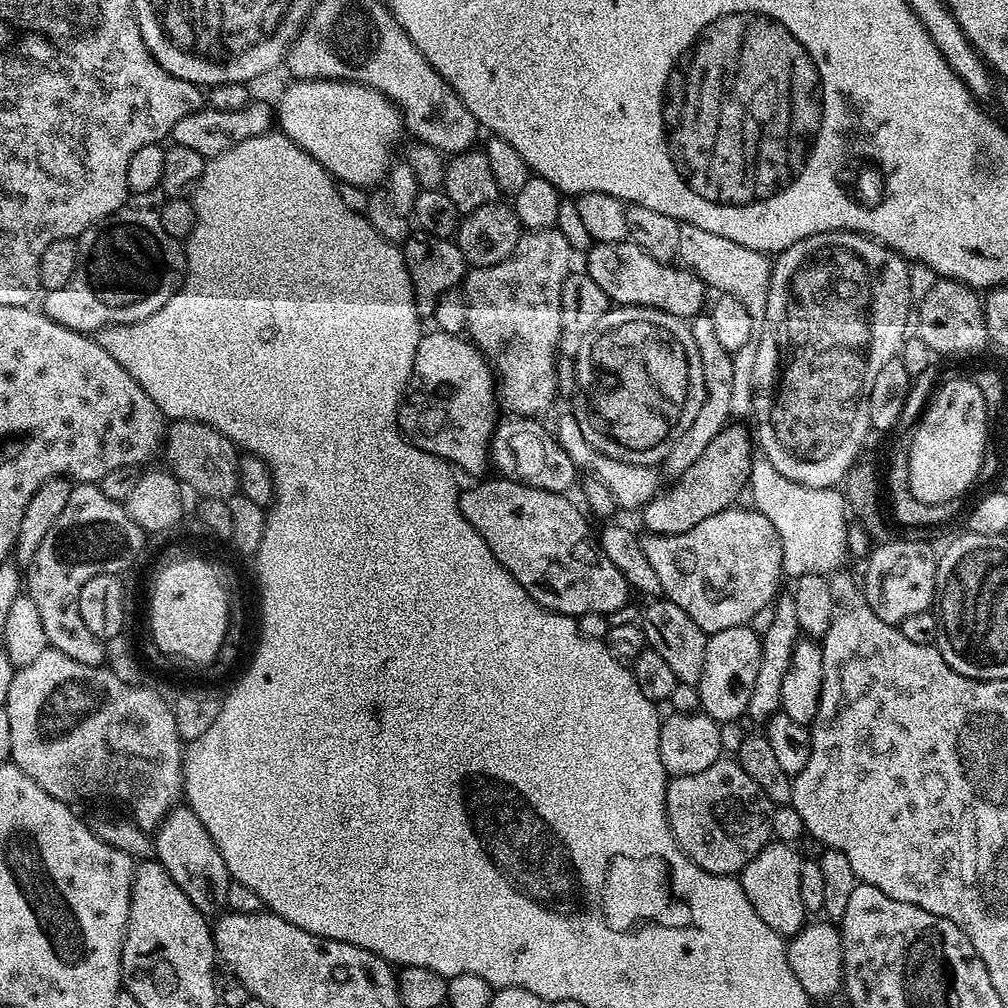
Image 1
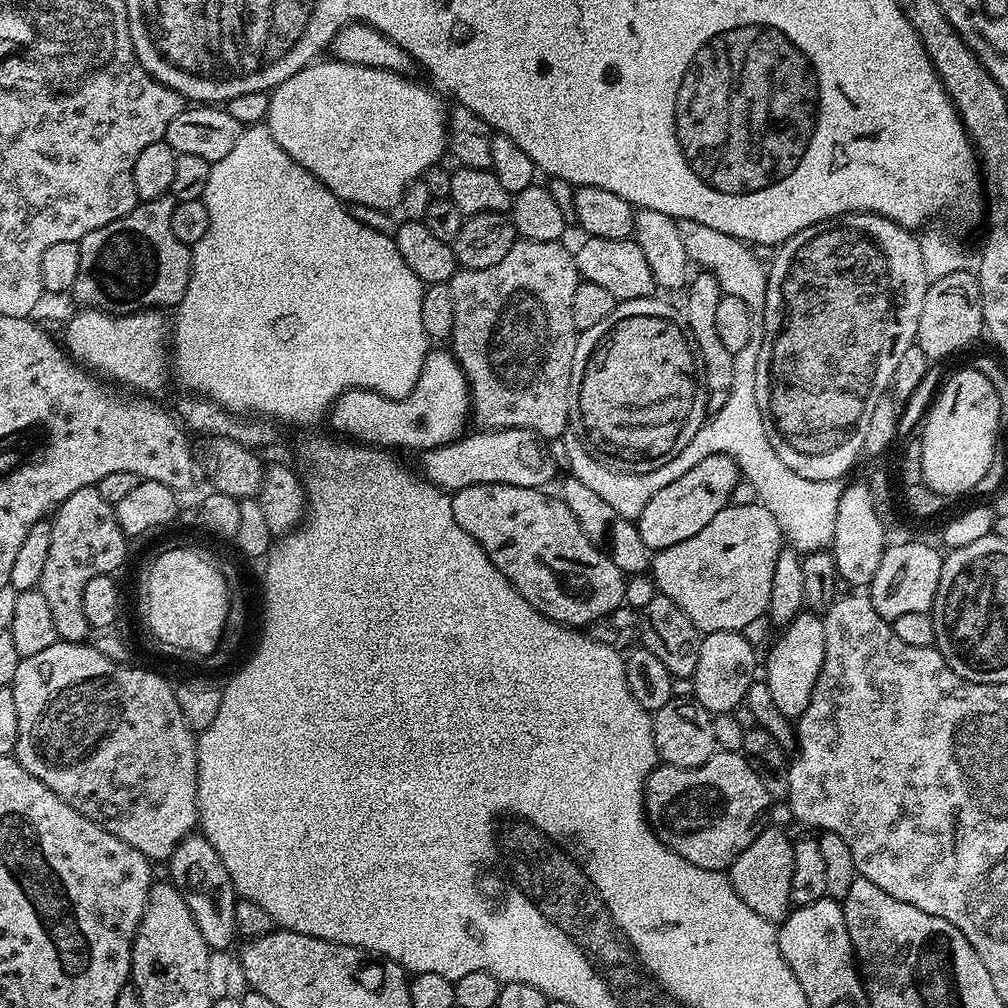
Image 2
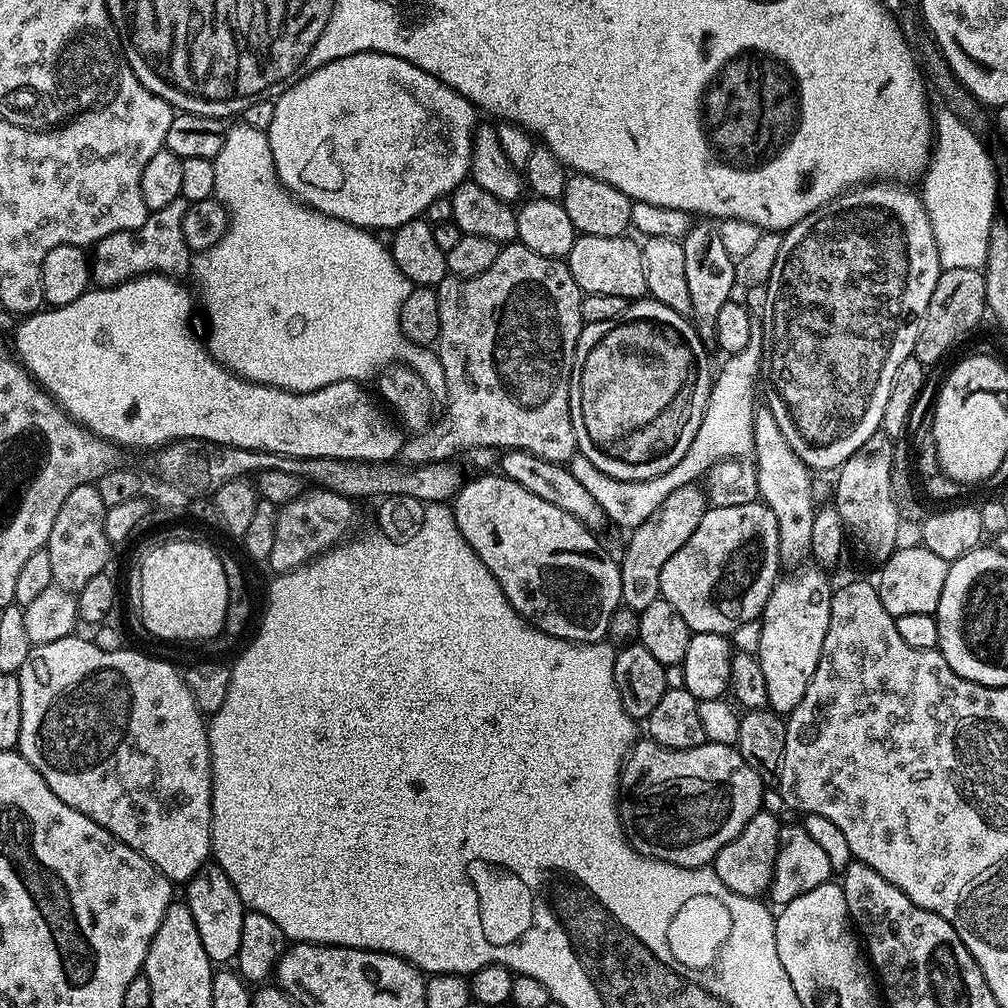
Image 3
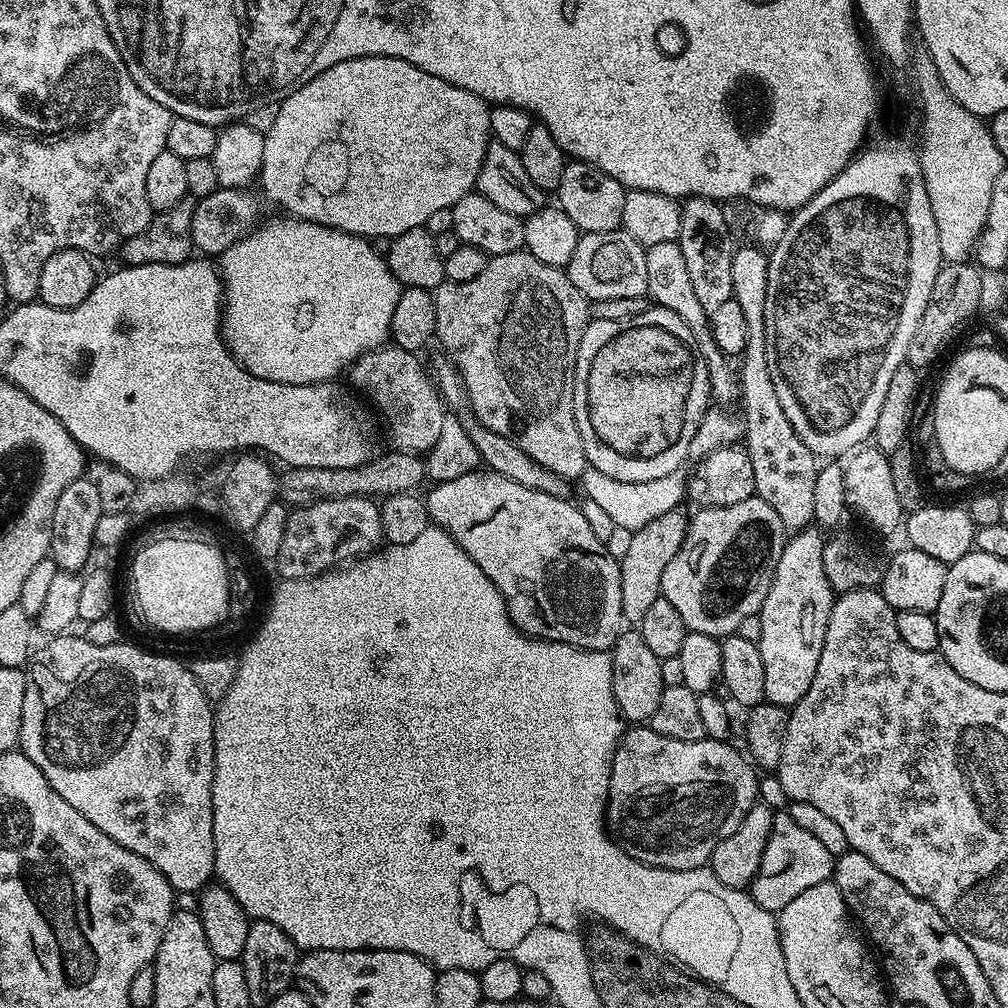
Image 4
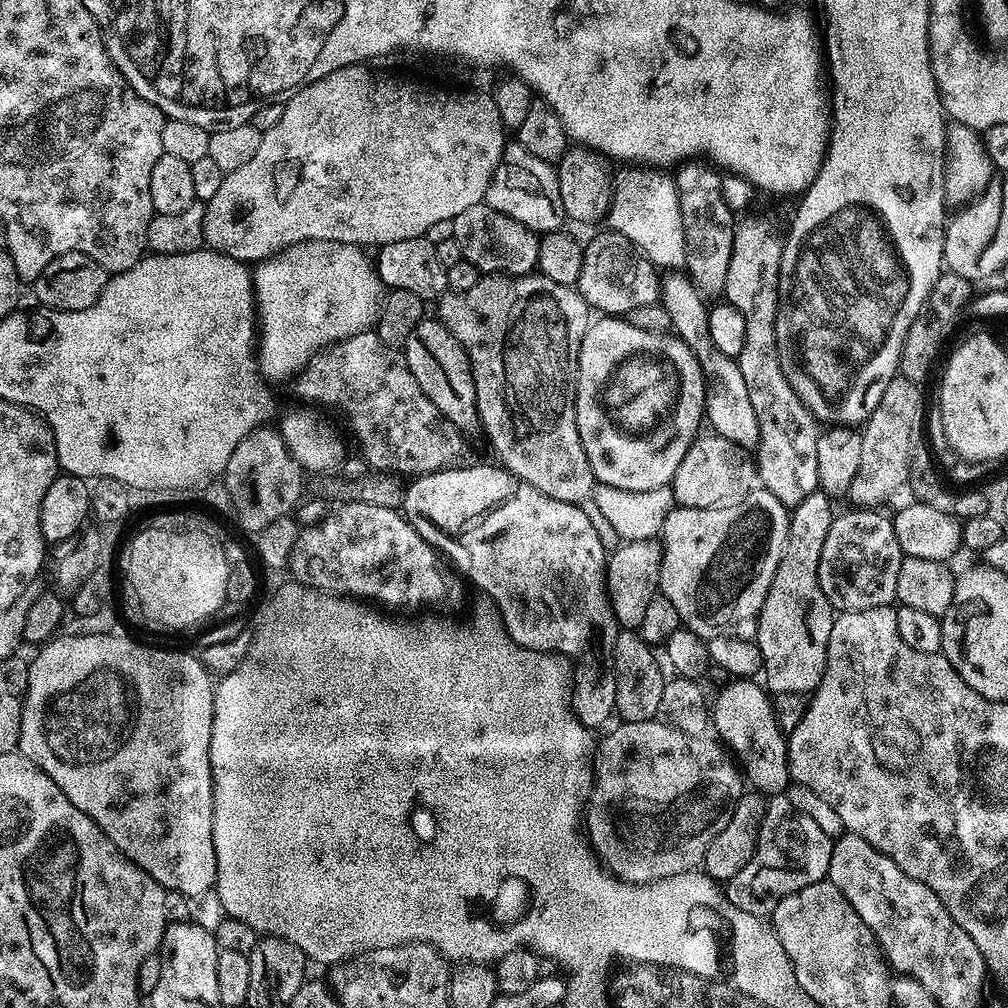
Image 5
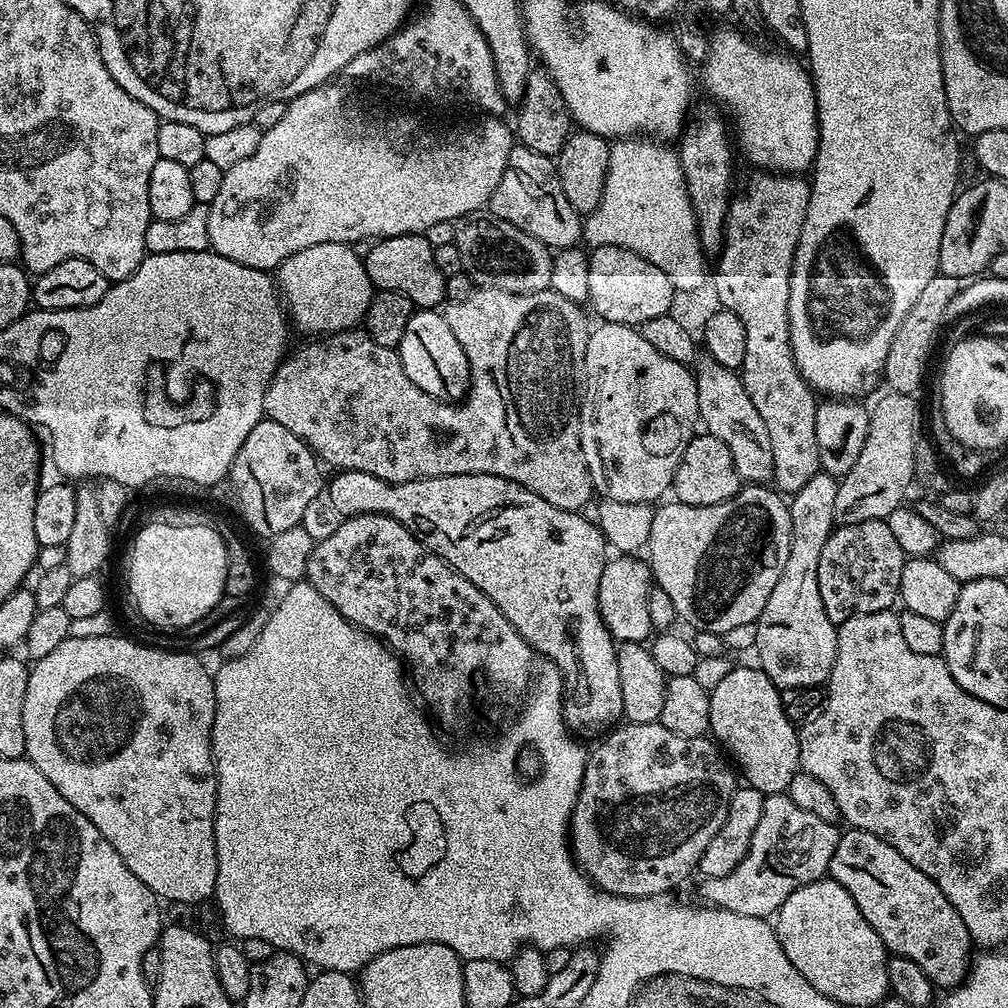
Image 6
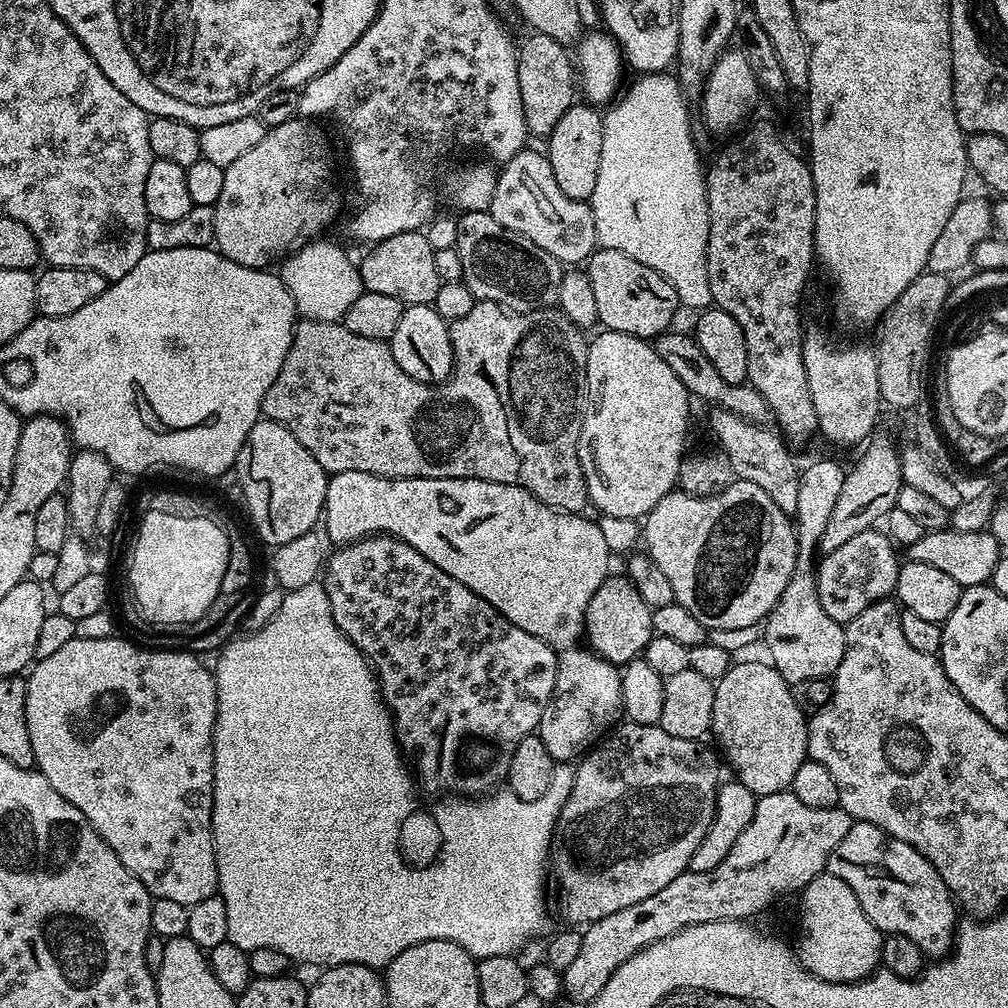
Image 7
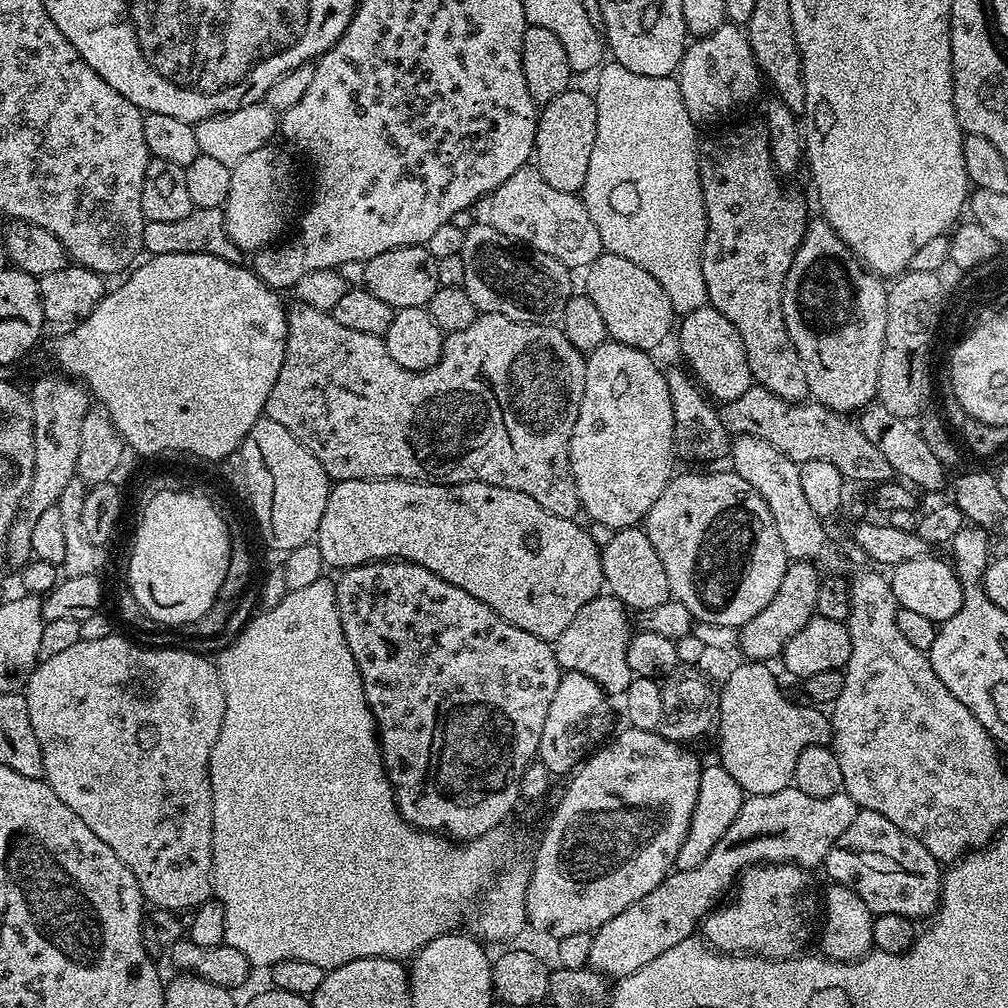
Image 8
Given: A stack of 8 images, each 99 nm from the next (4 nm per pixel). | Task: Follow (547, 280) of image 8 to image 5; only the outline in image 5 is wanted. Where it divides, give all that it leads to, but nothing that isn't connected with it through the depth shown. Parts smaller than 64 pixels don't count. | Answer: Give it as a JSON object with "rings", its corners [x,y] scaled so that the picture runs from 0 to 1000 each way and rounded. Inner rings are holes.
{"rings":[[[484,202],[465,204],[447,218],[448,234],[458,244],[460,257],[465,258],[477,272],[522,274],[532,266],[536,234],[527,230],[518,220],[510,220],[502,212]]]}

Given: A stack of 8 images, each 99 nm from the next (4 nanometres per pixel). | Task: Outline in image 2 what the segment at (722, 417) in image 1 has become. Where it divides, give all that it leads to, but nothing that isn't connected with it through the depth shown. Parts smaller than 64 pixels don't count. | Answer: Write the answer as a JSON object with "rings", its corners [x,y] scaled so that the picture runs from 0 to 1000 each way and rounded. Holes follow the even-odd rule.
{"rings":[[[694,268],[684,277],[681,283],[682,290],[683,295],[679,298],[679,310],[677,306],[677,320],[683,332],[687,334],[688,343],[694,348],[698,368],[698,388],[702,391],[701,408],[707,410],[716,407],[716,403],[720,401],[720,395],[724,395],[724,383],[728,383],[727,349],[720,347],[720,343],[716,343],[708,312],[716,293],[714,281],[708,276],[706,270]]]}

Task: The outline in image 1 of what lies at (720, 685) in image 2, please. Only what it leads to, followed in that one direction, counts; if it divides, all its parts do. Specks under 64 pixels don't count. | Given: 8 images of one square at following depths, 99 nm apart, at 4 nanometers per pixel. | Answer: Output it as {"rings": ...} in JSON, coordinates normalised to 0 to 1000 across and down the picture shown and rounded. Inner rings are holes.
{"rings":[[[724,621],[724,625],[705,628],[700,637],[700,657],[696,657],[696,673],[692,680],[696,705],[711,716],[730,714],[741,707],[744,685],[752,673],[752,657],[756,653],[755,628],[745,621]]]}

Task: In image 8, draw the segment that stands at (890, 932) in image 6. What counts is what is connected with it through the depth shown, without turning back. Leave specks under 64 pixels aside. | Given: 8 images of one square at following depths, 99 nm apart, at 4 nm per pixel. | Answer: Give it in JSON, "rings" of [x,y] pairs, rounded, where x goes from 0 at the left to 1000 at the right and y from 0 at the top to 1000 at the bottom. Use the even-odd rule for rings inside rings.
{"rings":[[[867,804],[850,805],[847,815],[839,819],[835,831],[823,839],[823,847],[819,847],[815,858],[821,864],[821,873],[839,879],[859,895],[859,899],[869,909],[875,907],[895,907],[895,911],[906,915],[924,910],[933,900],[933,883],[935,880],[935,858],[932,853],[911,835],[911,831],[903,831],[899,823],[891,823],[883,812],[875,812],[875,808],[867,808]]]}

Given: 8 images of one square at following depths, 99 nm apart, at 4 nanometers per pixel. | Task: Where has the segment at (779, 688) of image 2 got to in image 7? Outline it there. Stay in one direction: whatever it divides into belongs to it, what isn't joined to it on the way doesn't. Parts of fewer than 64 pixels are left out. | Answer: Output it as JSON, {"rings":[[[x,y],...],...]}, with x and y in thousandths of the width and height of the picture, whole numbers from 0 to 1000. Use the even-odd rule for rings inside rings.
{"rings":[[[810,456],[794,470],[792,506],[788,513],[791,547],[788,569],[756,619],[756,635],[759,640],[762,638],[762,647],[766,650],[764,658],[784,680],[800,673],[824,672],[831,665],[839,645],[838,620],[827,617],[827,613],[815,605],[808,563],[815,526],[819,526],[819,518],[823,518],[823,510],[830,501],[838,469],[838,461],[829,456]]]}

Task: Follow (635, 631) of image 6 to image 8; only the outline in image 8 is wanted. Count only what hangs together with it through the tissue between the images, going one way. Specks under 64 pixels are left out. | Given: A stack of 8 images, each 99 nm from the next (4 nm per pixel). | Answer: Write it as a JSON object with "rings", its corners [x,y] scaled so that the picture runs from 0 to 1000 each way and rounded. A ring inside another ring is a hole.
{"rings":[[[596,589],[581,597],[581,601],[569,609],[565,621],[554,629],[550,636],[552,655],[560,667],[581,669],[581,673],[589,673],[604,691],[615,692],[628,673],[625,657],[621,657],[621,645],[628,630],[629,619],[624,604],[611,591]]]}

